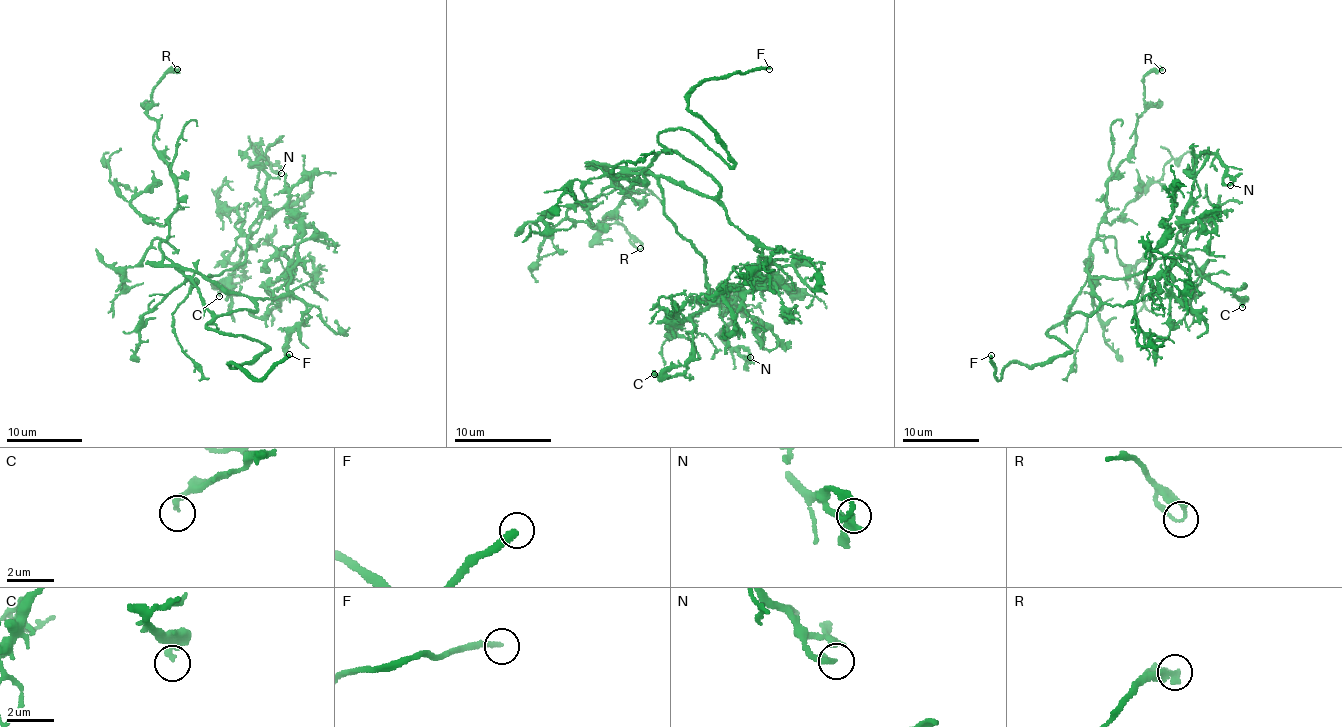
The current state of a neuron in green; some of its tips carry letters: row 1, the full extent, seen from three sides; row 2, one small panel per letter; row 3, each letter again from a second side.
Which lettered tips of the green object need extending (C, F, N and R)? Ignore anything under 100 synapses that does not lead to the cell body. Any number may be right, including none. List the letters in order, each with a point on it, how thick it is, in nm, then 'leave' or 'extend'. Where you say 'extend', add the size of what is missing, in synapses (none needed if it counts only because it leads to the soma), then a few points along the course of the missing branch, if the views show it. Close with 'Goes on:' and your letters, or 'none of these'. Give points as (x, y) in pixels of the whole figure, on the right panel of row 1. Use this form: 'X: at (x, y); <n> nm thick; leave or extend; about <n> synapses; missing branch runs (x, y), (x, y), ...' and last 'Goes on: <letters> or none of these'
C: at (1242, 307); 220 nm thick; leave
F: at (991, 355); 280 nm thick; extend; missing branch runs (991, 355), (965, 330), (946, 306), (932, 281), (930, 262), (907, 238), (901, 244)
N: at (1230, 185); 240 nm thick; leave
R: at (1162, 70); 160 nm thick; leave
Goes on: F

